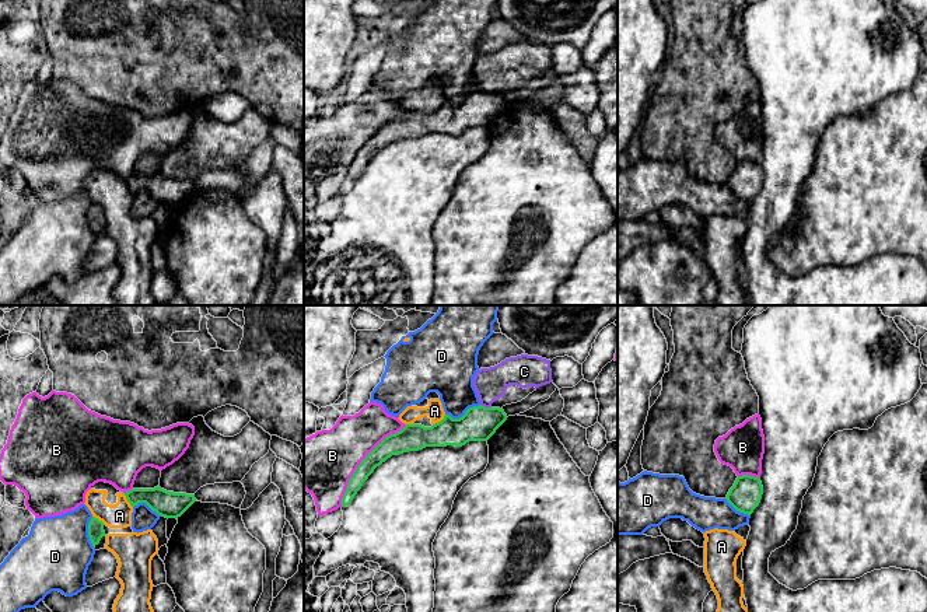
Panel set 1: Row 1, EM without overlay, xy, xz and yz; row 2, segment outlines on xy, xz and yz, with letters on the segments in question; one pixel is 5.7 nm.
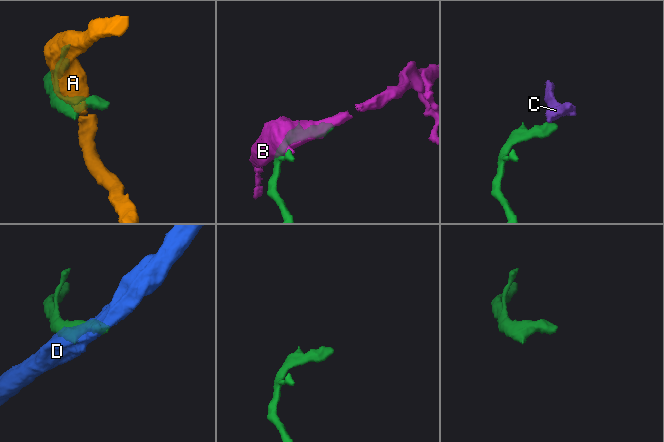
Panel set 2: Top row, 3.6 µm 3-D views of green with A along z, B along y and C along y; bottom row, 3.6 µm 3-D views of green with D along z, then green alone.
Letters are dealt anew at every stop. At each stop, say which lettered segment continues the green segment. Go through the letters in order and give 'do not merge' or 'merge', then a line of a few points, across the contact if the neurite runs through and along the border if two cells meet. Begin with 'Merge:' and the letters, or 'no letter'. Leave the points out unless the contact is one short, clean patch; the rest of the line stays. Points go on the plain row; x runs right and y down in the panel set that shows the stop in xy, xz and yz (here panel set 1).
Merge: no letter
A: do not merge; line xz (445, 101), (433, 111)
B: do not merge
C: do not merge; line xz (481, 90), (490, 94)
D: do not merge

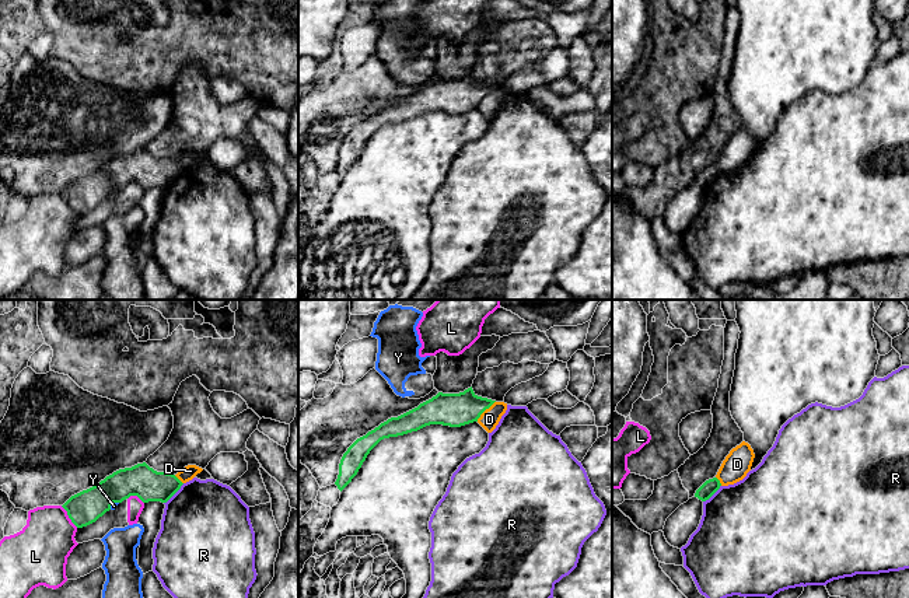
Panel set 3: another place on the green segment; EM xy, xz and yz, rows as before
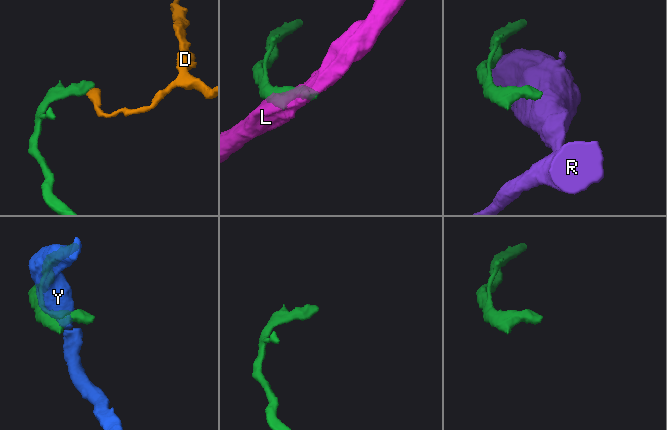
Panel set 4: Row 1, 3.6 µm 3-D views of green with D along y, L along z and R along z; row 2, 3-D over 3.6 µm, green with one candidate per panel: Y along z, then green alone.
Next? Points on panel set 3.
Merge: no letter
D: do not merge; line xz (495, 87), (476, 107)
L: do not merge
R: do not merge
Y: do not merge; line xy (118, 188), (109, 195)

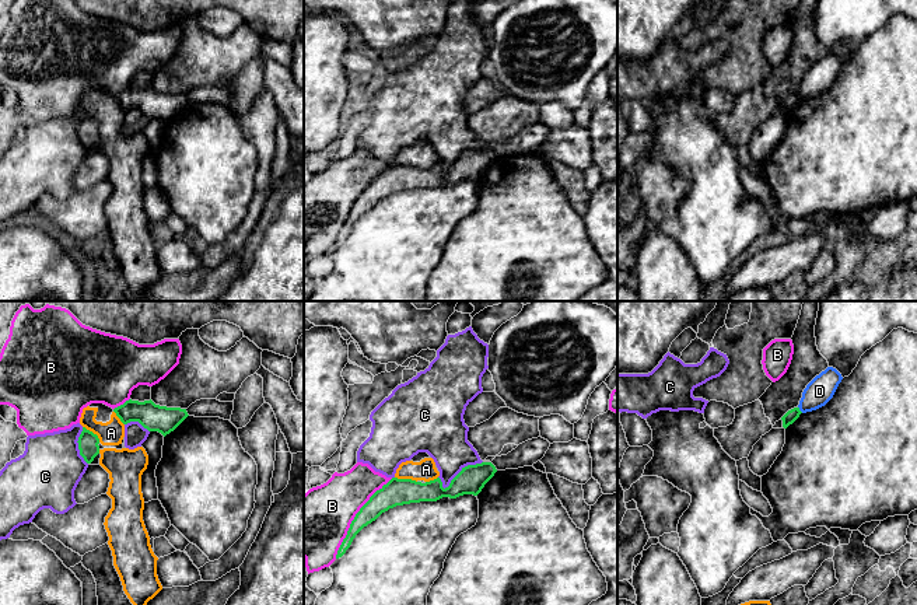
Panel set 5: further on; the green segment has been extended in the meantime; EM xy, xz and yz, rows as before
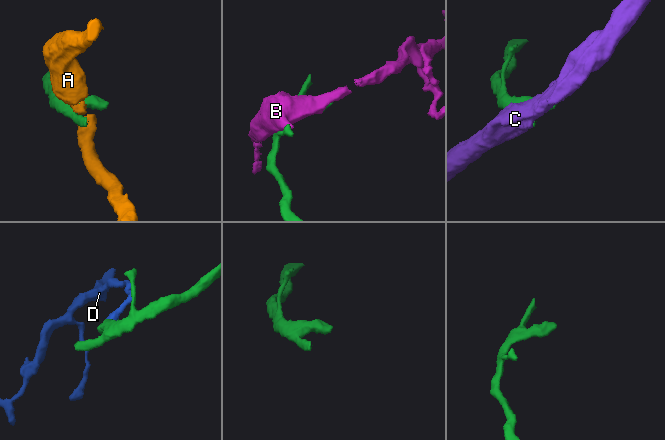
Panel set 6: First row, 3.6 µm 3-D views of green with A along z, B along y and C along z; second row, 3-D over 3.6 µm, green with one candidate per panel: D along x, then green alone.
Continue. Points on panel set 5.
Merge: no letter
A: do not merge; line xz (395, 163), (416, 168)
B: do not merge
C: do not merge
D: do not merge; line yz (798, 93), (802, 98)

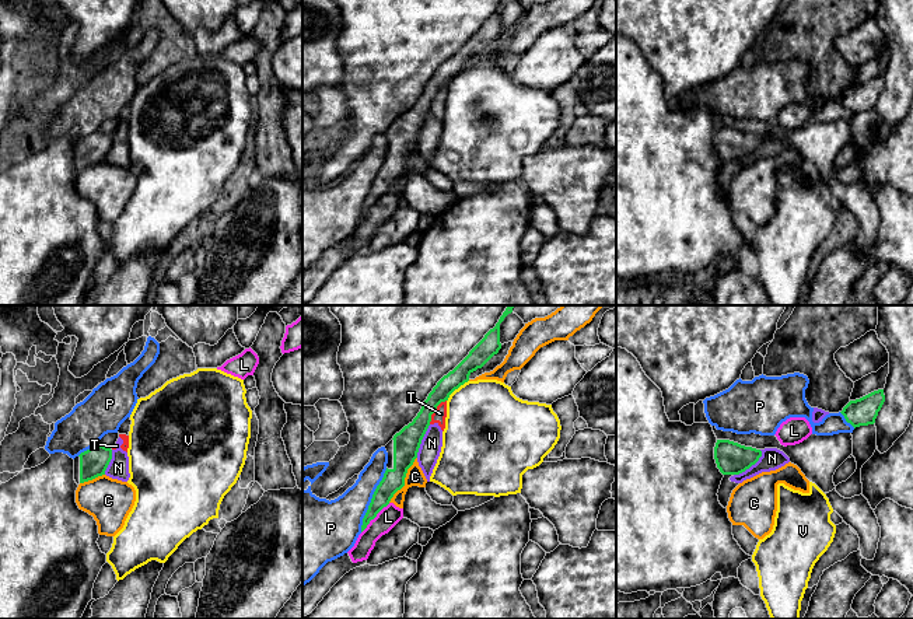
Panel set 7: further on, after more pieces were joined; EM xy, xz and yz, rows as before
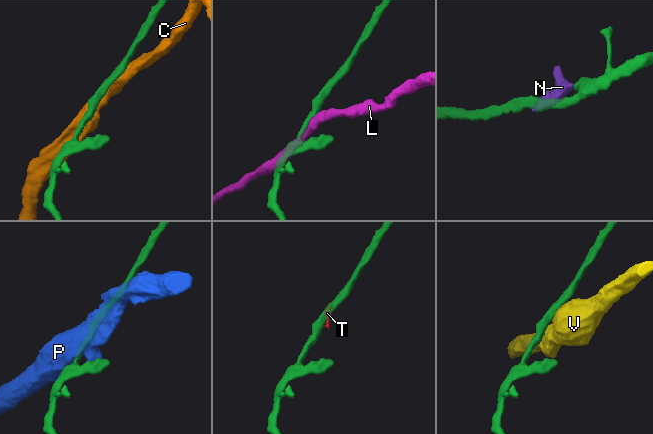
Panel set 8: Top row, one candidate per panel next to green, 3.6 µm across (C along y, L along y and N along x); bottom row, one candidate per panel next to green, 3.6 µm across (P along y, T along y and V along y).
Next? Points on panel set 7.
Merge: no letter
C: do not merge
L: do not merge; line xz (389, 189), (361, 219)
N: do not merge; line yz (762, 137), (762, 142), (754, 150), (734, 161)
P: do not merge
T: do not merge; line xz (445, 86), (437, 93), (429, 109)
V: do not merge; line xz (468, 66), (447, 87)

